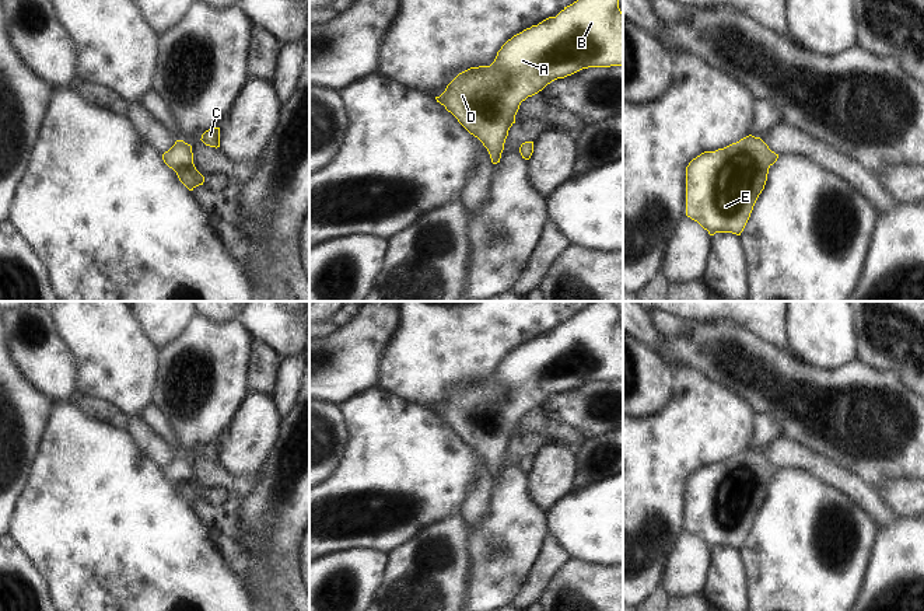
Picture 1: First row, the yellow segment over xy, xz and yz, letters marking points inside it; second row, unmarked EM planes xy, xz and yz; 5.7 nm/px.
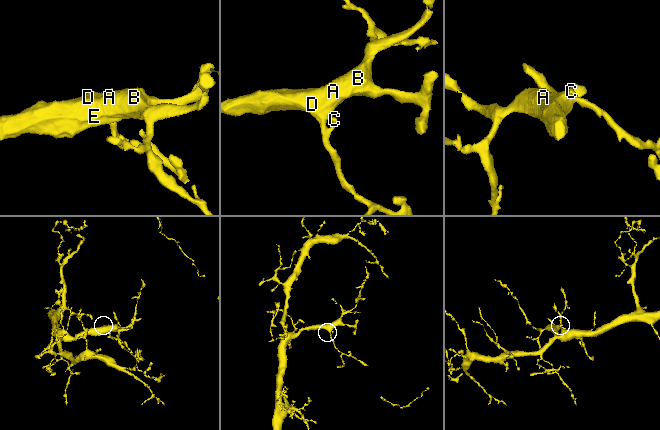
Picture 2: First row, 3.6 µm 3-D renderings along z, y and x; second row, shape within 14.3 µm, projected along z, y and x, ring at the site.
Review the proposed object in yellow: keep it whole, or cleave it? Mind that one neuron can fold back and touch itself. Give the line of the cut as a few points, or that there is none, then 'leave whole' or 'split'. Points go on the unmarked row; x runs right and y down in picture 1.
no cut | leave whole

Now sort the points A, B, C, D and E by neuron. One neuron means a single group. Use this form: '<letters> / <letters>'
A B C D E

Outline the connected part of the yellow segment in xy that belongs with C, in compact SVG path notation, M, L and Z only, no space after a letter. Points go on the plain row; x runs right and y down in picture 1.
M220 441L206 444L200 453L206 460L220 461Z

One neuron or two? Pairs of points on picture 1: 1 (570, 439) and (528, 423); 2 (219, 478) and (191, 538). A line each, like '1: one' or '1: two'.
1: one
2: two

